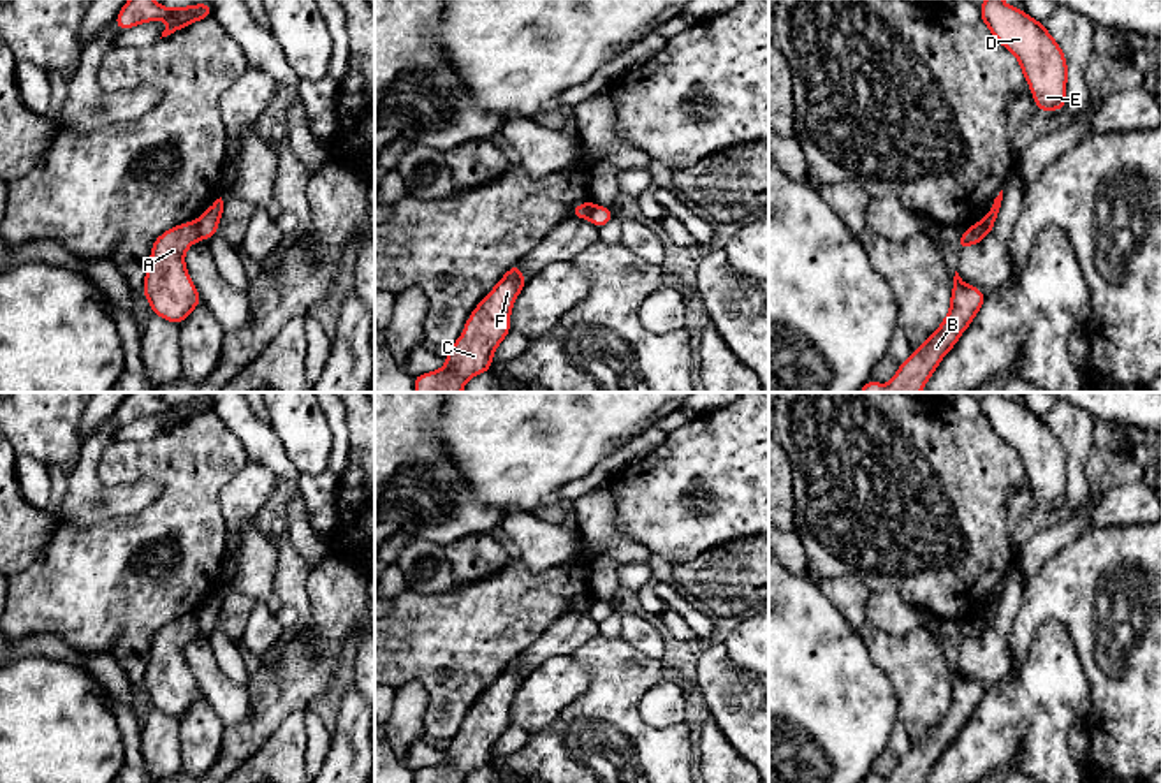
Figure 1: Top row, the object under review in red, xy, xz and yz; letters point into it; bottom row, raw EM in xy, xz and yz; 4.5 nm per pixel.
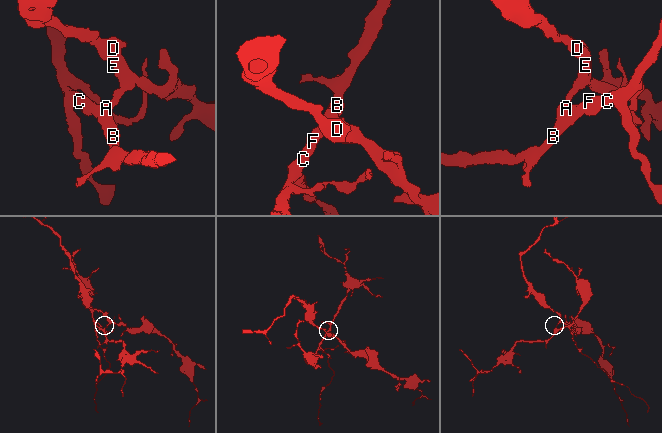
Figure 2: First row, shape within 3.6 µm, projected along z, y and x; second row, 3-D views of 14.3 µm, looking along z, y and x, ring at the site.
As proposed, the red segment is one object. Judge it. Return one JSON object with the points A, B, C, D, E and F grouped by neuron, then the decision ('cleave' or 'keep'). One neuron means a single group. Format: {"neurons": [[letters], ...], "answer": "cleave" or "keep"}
{"neurons": [["A", "B", "C", "F"], ["D", "E"]], "answer": "cleave"}

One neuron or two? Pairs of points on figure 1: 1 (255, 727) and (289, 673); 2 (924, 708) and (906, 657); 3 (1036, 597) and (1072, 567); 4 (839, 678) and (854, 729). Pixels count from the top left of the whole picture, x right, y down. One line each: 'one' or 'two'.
1: one
2: one
3: one
4: one

